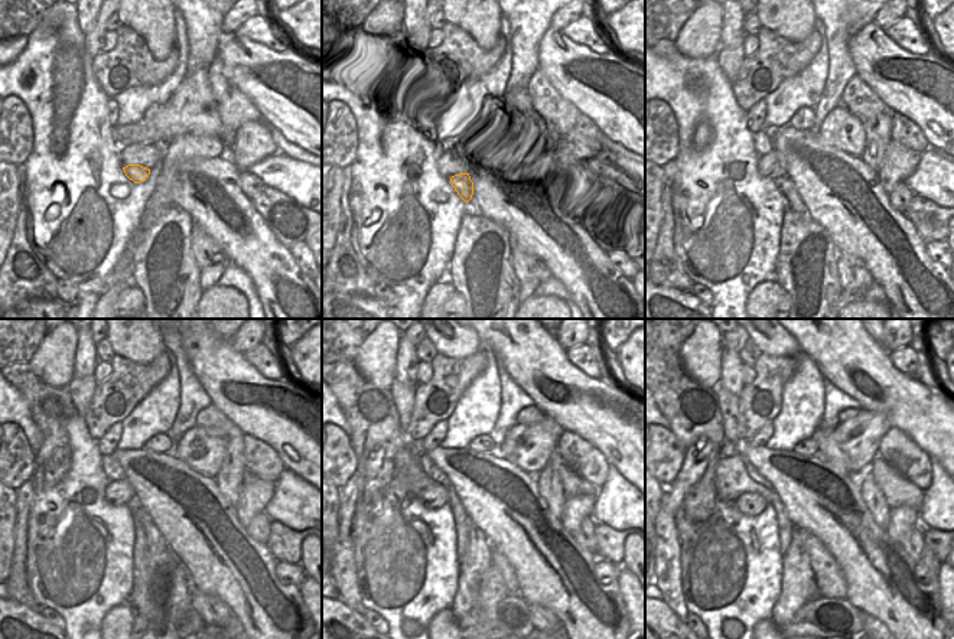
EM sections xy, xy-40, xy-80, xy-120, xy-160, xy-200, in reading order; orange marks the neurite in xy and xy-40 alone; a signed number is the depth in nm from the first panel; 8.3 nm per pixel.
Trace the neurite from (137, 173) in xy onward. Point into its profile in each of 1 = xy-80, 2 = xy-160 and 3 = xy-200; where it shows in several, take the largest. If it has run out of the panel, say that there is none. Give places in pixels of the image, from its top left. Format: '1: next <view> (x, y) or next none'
1: next xy-80 (787, 188)
2: next xy-160 (476, 560)
3: next xy-200 (798, 586)

